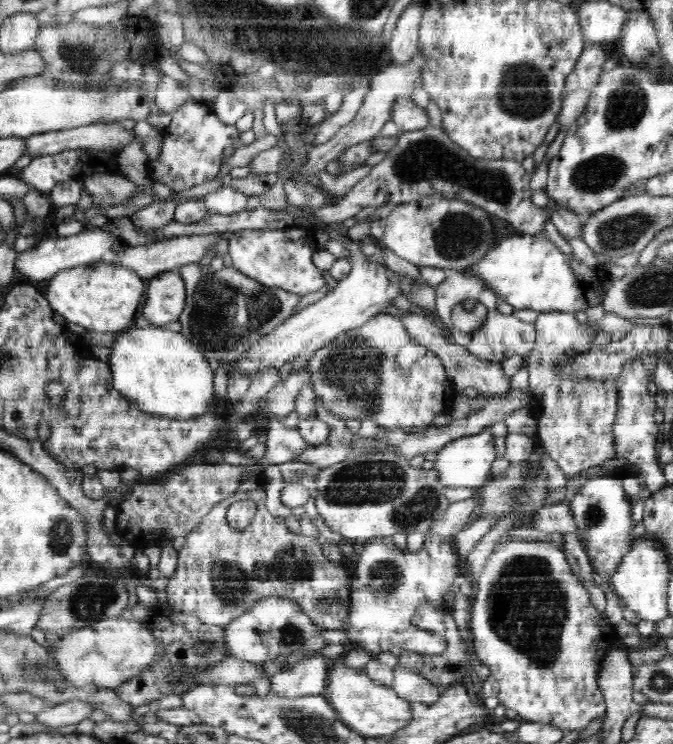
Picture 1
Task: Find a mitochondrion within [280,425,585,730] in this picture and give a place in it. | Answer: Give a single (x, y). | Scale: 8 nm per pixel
(526, 607)

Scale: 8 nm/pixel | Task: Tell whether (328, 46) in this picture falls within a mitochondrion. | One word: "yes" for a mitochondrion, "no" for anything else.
yes

